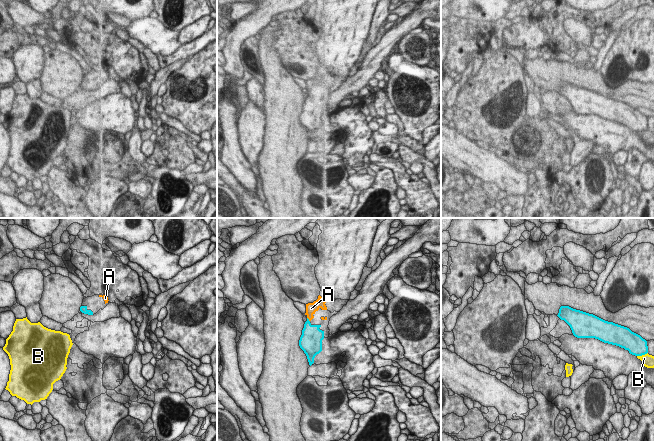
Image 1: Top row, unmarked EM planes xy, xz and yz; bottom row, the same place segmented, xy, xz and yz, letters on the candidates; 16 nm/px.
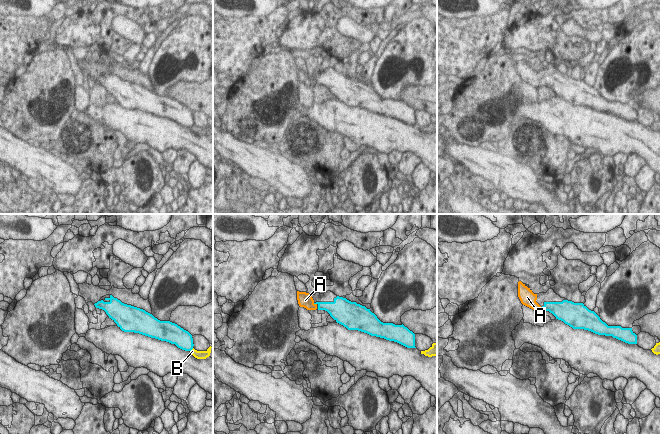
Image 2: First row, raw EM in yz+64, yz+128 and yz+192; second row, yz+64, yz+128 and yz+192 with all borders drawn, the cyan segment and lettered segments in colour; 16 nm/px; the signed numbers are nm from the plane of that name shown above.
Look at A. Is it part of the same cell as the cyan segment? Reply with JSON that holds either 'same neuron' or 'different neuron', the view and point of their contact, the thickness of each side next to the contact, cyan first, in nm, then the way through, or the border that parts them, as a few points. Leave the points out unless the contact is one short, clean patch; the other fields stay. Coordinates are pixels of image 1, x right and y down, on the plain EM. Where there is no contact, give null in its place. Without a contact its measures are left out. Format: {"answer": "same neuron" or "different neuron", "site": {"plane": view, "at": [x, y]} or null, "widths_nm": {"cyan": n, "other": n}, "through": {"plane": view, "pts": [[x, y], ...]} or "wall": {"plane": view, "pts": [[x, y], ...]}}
{"answer": "same neuron", "site": {"plane": "xz", "at": [308, 95]}, "widths_nm": {"cyan": 320, "other": 180}, "through": {"plane": "xz", "pts": [[311, 110], [308, 105], [308, 95], [311, 84]]}}

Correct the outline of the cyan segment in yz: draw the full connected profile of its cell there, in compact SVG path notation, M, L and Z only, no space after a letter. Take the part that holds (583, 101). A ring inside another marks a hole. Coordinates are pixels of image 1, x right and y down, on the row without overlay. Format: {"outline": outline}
{"outline": "M561 82L557 92L570 102L573 111L577 114L595 114L624 124L635 132L648 129L647 117L627 103L569 82Z"}

